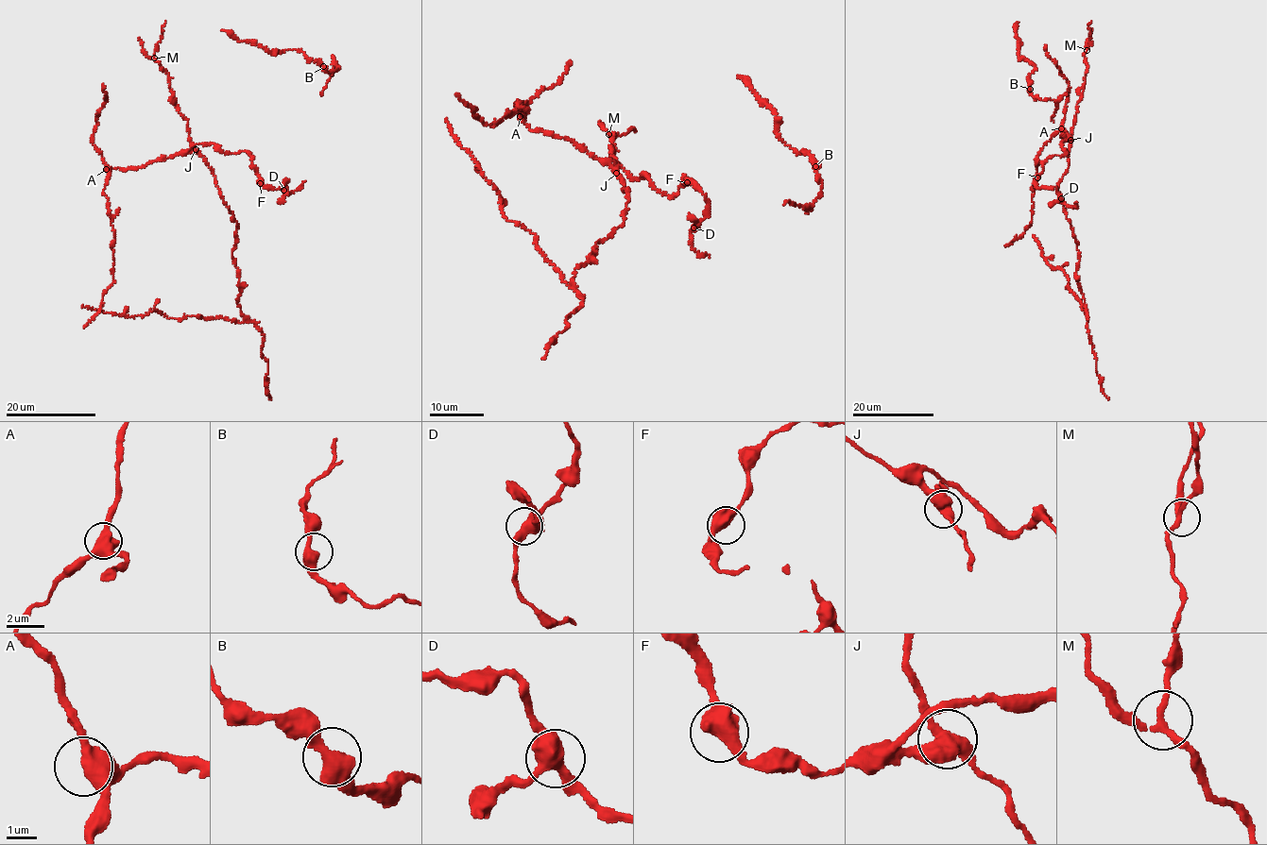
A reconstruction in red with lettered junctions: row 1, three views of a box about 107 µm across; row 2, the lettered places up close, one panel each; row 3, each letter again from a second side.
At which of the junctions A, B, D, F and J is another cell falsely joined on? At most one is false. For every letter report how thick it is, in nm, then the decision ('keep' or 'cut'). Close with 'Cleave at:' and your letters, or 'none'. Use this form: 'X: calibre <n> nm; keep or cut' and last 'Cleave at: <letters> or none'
A: calibre 440 nm; keep
B: calibre 500 nm; keep
D: calibre 440 nm; keep
F: calibre 550 nm; keep
J: calibre 440 nm; cut
Cleave at: J

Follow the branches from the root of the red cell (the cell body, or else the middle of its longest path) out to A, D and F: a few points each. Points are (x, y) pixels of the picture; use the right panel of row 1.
A: (1069, 150), (1070, 141), (1065, 134), (1061, 136), (1066, 132), (1061, 128)
D: (1069, 150), (1067, 134), (1070, 139), (1061, 145), (1067, 154), (1045, 161), (1034, 183), (1054, 187), (1061, 198)
F: (1069, 150), (1070, 143), (1067, 134), (1070, 139), (1061, 145), (1067, 154), (1052, 155), (1045, 161), (1037, 177)

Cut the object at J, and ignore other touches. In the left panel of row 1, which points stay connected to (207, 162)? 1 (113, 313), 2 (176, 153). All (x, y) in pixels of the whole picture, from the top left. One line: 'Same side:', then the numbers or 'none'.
Same side: 1

